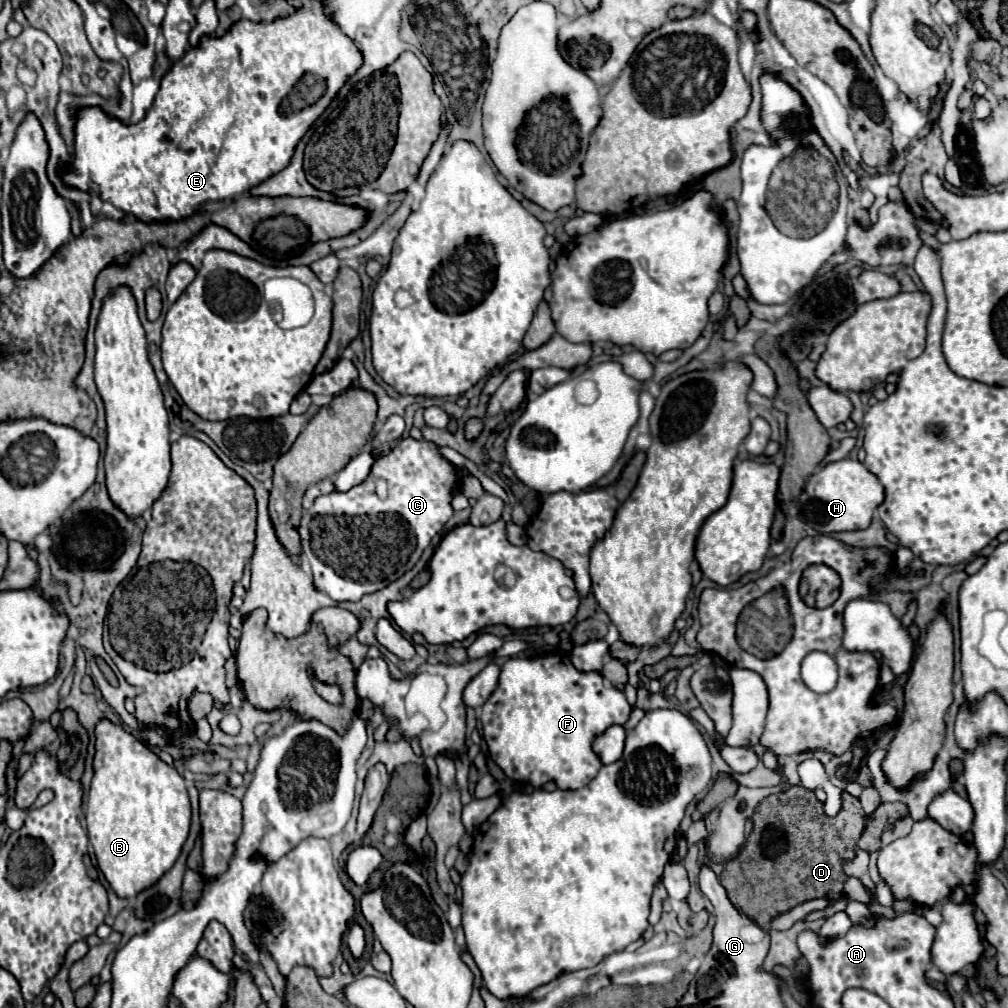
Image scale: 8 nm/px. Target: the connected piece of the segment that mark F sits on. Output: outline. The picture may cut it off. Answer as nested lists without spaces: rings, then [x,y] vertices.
[[[554,653],[554,655],[536,657],[536,659],[522,659],[522,657],[512,657],[512,659],[508,659],[508,661],[502,665],[502,673],[500,673],[500,681],[498,681],[496,691],[494,691],[494,693],[490,695],[490,699],[482,705],[480,721],[482,721],[482,735],[484,735],[486,743],[488,743],[490,757],[492,757],[494,763],[504,771],[506,777],[510,777],[510,779],[514,779],[514,781],[530,783],[532,787],[540,787],[540,785],[544,785],[546,781],[554,781],[558,789],[566,791],[566,789],[580,789],[580,787],[588,785],[588,783],[596,777],[596,773],[598,773],[598,769],[602,767],[602,763],[600,763],[598,753],[592,749],[594,739],[596,739],[598,735],[606,733],[606,729],[612,727],[612,725],[624,725],[624,723],[628,721],[628,717],[630,717],[630,711],[632,711],[632,707],[630,707],[628,699],[624,697],[624,693],[618,691],[616,687],[612,687],[612,685],[602,677],[602,673],[598,673],[598,671],[588,671],[588,673],[586,673],[586,671],[578,671],[578,669],[572,665],[572,661],[570,661],[570,657],[568,657],[566,653]]]

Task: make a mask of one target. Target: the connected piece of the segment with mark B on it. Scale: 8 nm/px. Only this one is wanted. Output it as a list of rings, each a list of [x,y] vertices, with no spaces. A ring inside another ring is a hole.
[[[108,719],[96,725],[94,777],[86,803],[88,837],[98,867],[118,897],[136,897],[176,863],[190,831],[184,779],[142,741]]]

